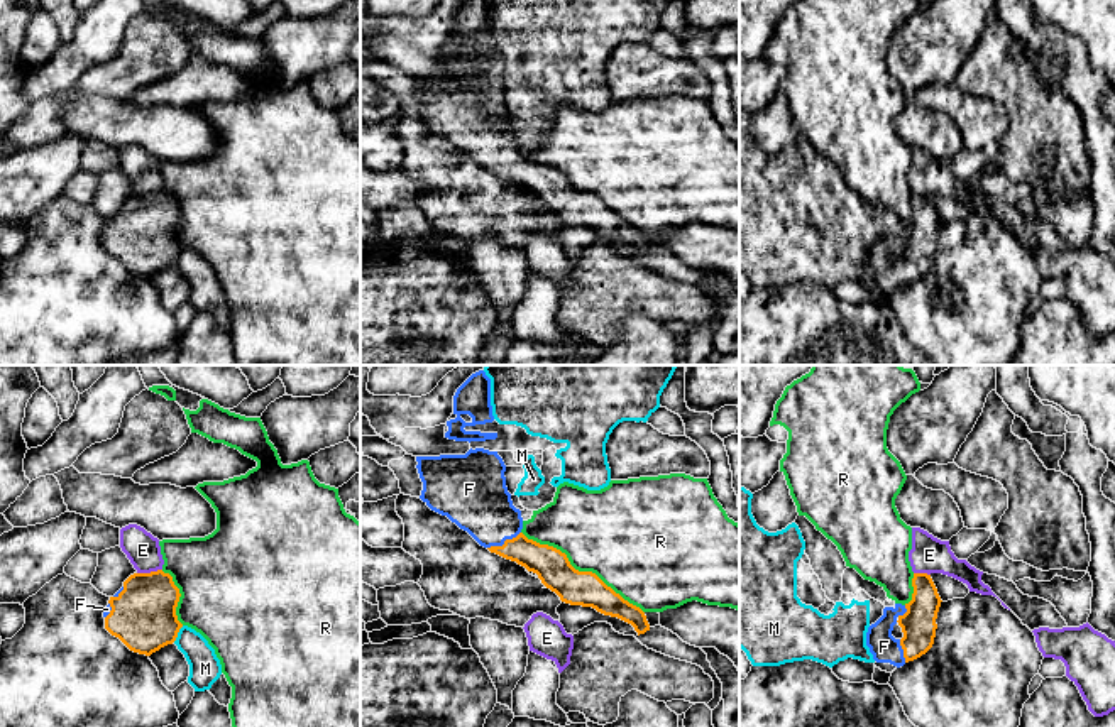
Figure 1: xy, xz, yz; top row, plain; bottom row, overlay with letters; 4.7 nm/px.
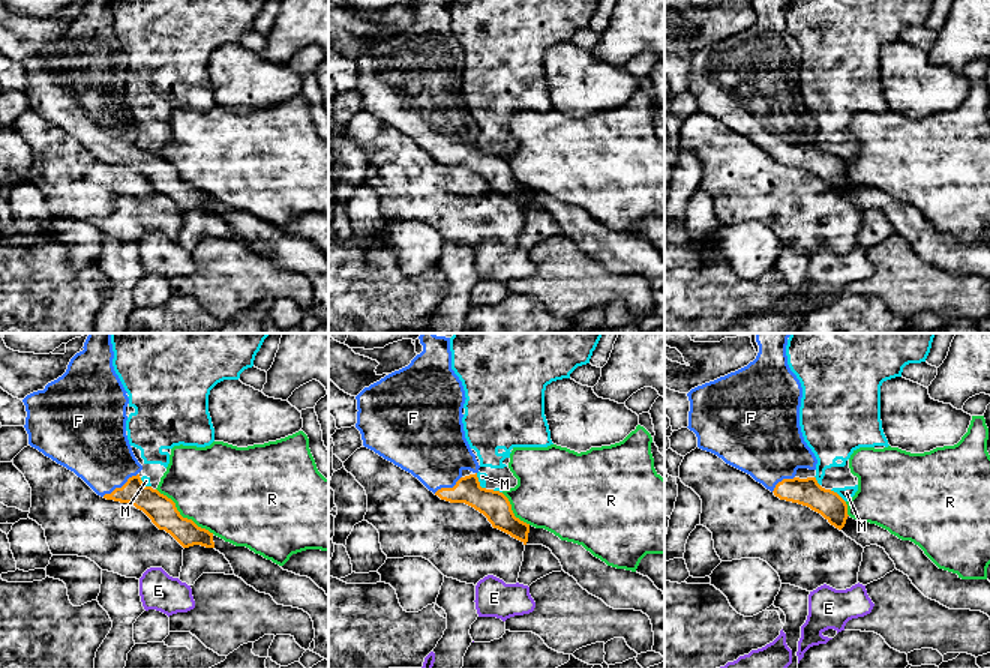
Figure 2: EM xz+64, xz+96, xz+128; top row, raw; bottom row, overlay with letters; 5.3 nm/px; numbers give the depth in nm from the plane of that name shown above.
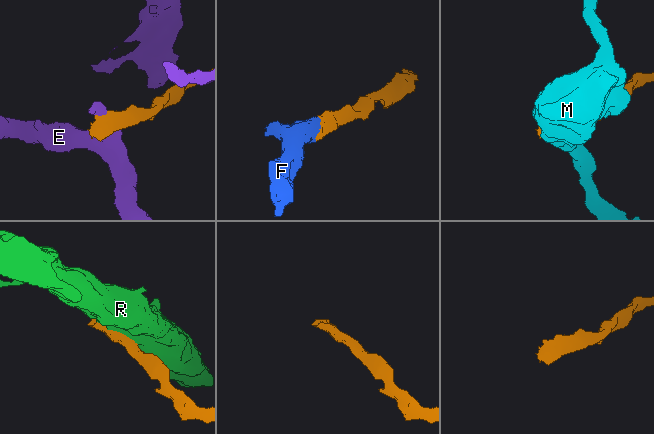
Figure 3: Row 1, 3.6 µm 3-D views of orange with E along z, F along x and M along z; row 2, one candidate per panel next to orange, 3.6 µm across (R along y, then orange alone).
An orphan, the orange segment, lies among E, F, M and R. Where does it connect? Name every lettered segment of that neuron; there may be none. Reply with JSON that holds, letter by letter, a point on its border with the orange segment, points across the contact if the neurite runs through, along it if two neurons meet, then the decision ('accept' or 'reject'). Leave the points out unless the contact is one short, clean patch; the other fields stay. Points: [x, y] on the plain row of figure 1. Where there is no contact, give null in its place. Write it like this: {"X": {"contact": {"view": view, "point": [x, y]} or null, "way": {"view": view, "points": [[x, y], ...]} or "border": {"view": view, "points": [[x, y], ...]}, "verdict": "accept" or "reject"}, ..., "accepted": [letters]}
{"E": {"contact": {"view": "xy", "point": [151, 193]}, "border": {"view": "xy", "points": [[161, 190], [137, 195]]}, "verdict": "reject"}, "F": {"contact": {"view": "xz", "point": [505, 164]}, "way": {"view": "xz", "points": [[550, 186], [505, 164], [498, 147], [476, 120]]}, "verdict": "accept"}, "M": {"contact": {"view": "xy", "point": [176, 256]}, "border": {"view": "xy", "points": [[183, 247], [173, 262]]}, "verdict": "reject"}, "R": {"contact": {"view": "xz", "point": [581, 193]}, "verdict": "reject"}, "accepted": ["F"]}

